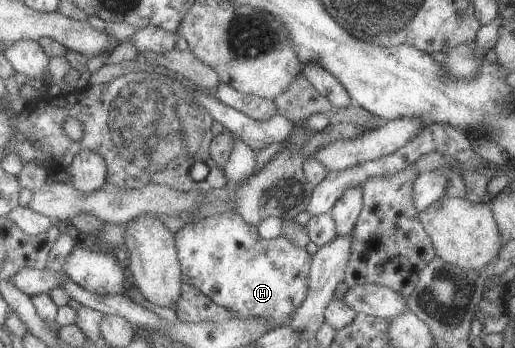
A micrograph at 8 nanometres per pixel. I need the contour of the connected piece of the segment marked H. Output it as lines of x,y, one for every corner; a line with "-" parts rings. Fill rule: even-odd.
229,211
197,218
175,234
184,283
194,285
217,305
230,309
235,319
269,318
282,325
289,316
296,313
310,293
314,255
293,245
285,235
275,239
263,239
257,231
257,226
247,223
241,213

